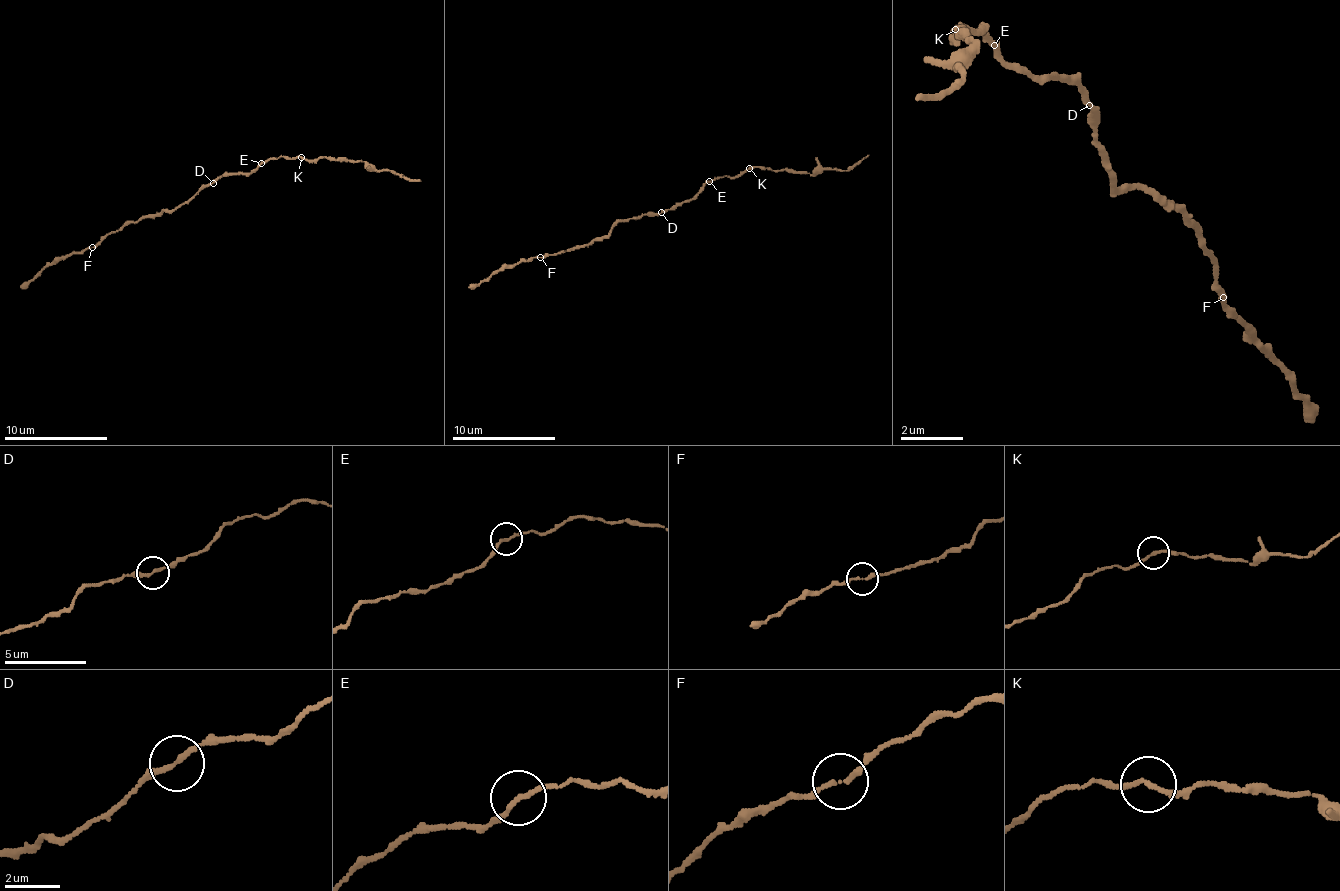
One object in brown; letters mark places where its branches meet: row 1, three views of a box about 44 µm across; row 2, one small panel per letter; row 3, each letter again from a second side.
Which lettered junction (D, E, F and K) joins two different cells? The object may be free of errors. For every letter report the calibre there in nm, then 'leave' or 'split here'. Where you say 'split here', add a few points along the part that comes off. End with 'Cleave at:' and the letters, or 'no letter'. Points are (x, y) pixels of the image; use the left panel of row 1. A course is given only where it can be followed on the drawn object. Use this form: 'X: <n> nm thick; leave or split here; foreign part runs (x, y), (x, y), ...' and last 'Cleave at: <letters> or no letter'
D: 170 nm thick; leave
E: 150 nm thick; leave
F: 160 nm thick; leave
K: 150 nm thick; leave
Cleave at: no letter

